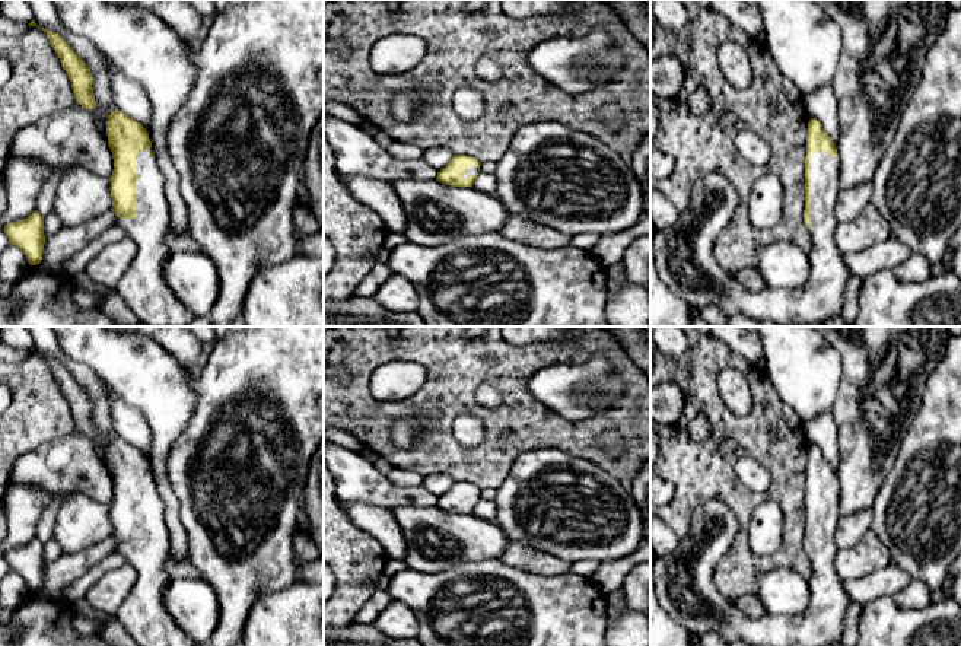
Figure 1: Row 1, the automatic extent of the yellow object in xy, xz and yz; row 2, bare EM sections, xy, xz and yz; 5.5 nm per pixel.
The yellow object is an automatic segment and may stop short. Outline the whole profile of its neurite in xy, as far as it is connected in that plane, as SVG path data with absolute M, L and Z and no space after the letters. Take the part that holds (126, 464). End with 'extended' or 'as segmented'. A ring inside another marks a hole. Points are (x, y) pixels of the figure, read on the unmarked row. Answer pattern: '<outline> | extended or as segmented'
M115 436L108 442L106 462L114 486L111 537L117 540L117 553L121 553L137 573L137 580L115 617L139 646L194 646L195 642L181 630L163 605L163 592L172 579L165 570L171 538L165 522L165 503L156 490L149 459L140 449Z | extended

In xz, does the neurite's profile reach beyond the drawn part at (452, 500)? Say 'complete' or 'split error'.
split error

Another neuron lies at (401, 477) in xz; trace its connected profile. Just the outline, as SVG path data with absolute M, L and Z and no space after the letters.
M395 467L386 477L398 487L416 487L424 481L424 477L421 474Z

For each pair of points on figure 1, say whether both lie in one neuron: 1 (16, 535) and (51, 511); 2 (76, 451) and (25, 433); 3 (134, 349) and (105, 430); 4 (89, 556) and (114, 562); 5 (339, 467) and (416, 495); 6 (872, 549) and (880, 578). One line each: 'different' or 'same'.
1: different
2: different
3: different
4: different
5: same
6: different

